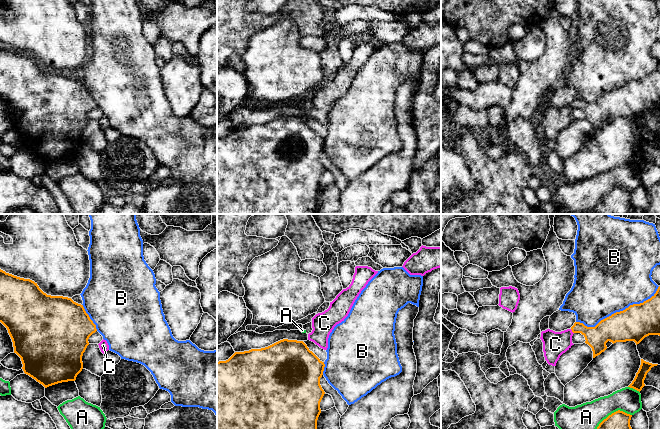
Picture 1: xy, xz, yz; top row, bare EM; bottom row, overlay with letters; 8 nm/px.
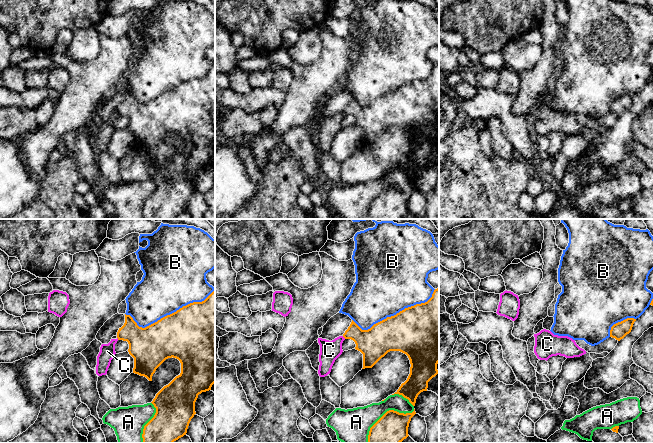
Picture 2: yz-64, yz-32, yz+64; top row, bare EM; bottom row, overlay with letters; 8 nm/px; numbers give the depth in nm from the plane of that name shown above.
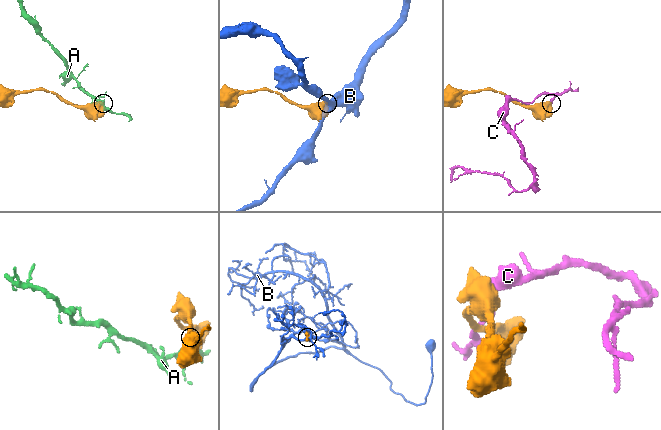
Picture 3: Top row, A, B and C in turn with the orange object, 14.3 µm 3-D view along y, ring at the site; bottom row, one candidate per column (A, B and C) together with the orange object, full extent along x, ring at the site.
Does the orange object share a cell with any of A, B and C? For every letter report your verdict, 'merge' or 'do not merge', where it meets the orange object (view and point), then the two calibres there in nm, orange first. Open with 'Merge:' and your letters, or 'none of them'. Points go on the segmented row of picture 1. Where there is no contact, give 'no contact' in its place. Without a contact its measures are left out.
Merge: none of them
A: do not merge; contact yz (614, 412); calibres 140 and 220 nm
B: do not merge; contact yz (618, 312); calibres 280 and 480 nm
C: do not merge; contact yz (572, 331); calibres 180 and 190 nm

